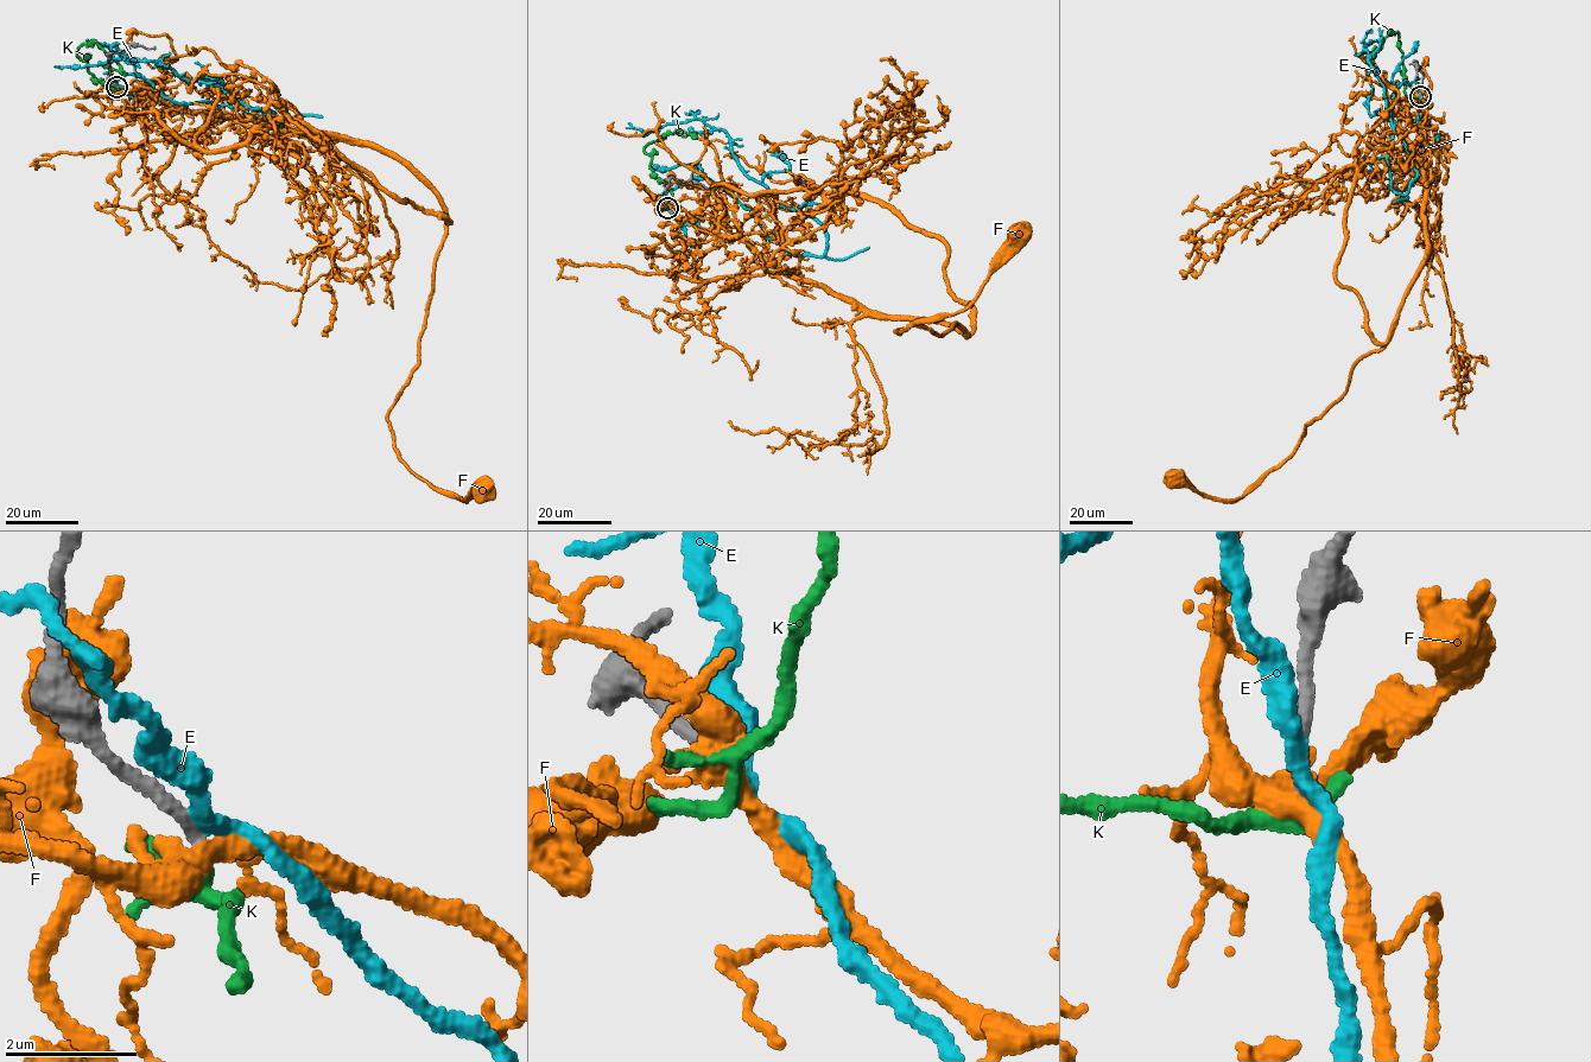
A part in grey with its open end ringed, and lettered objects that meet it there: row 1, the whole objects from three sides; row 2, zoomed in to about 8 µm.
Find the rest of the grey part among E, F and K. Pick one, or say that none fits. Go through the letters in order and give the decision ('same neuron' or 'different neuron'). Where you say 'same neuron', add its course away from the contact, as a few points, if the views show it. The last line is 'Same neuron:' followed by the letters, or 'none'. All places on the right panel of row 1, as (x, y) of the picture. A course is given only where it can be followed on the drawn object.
E: different neuron
F: different neuron
K: different neuron
Same neuron: none

